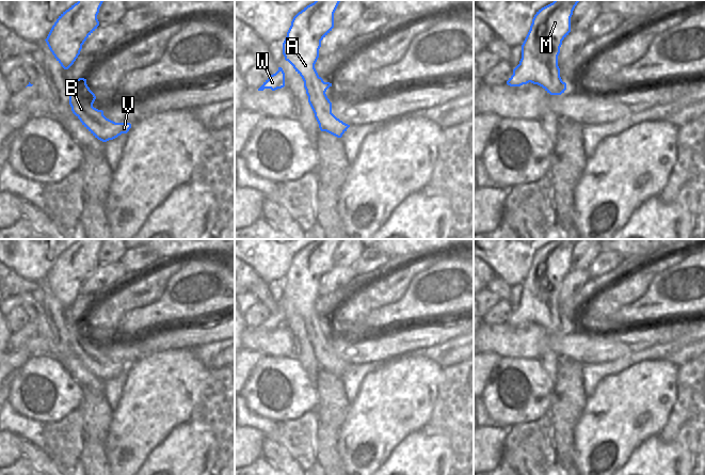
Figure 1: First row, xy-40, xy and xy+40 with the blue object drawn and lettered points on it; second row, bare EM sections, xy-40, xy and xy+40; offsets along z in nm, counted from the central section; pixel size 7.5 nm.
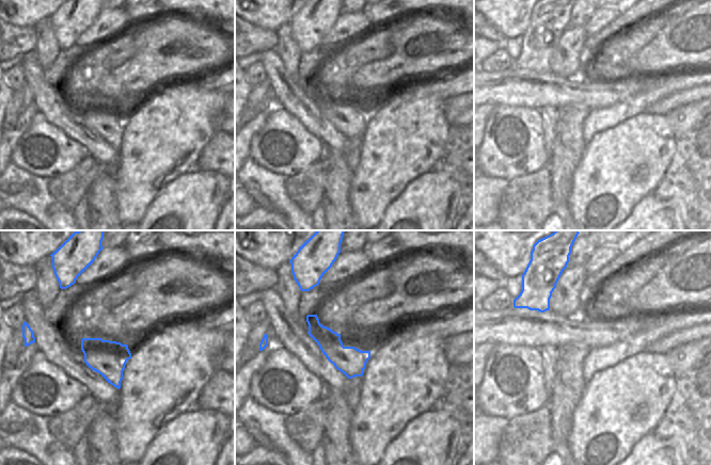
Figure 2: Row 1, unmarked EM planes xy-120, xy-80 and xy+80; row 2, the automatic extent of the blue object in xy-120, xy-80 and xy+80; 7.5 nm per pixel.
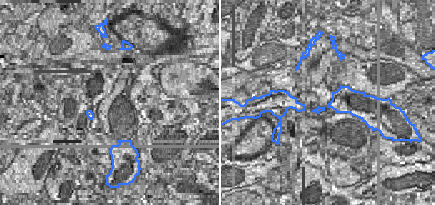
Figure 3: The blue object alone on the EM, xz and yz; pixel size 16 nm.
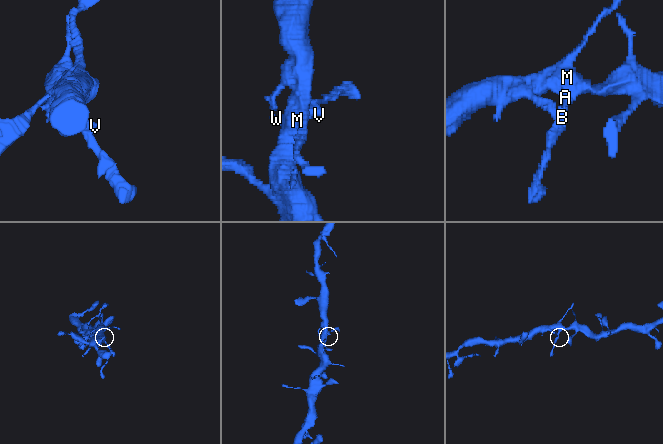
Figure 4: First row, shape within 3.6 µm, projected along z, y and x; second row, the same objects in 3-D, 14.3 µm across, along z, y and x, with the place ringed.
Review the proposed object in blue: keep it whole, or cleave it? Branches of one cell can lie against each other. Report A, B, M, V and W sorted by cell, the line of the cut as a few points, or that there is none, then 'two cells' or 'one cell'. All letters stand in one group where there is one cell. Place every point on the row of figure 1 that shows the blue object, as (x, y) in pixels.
A B M V W | no cut | one cell

